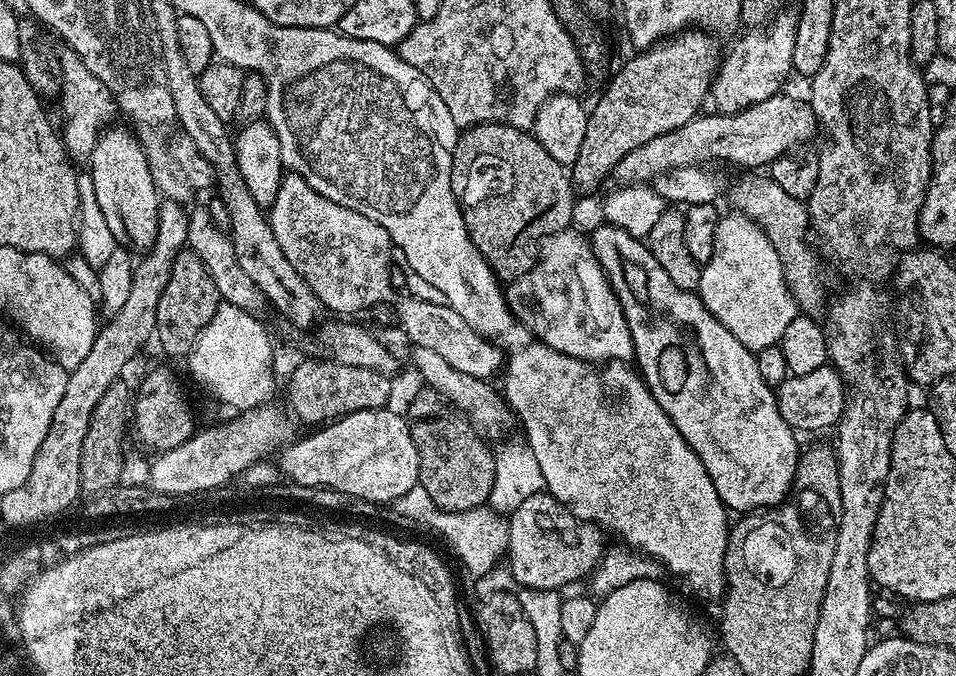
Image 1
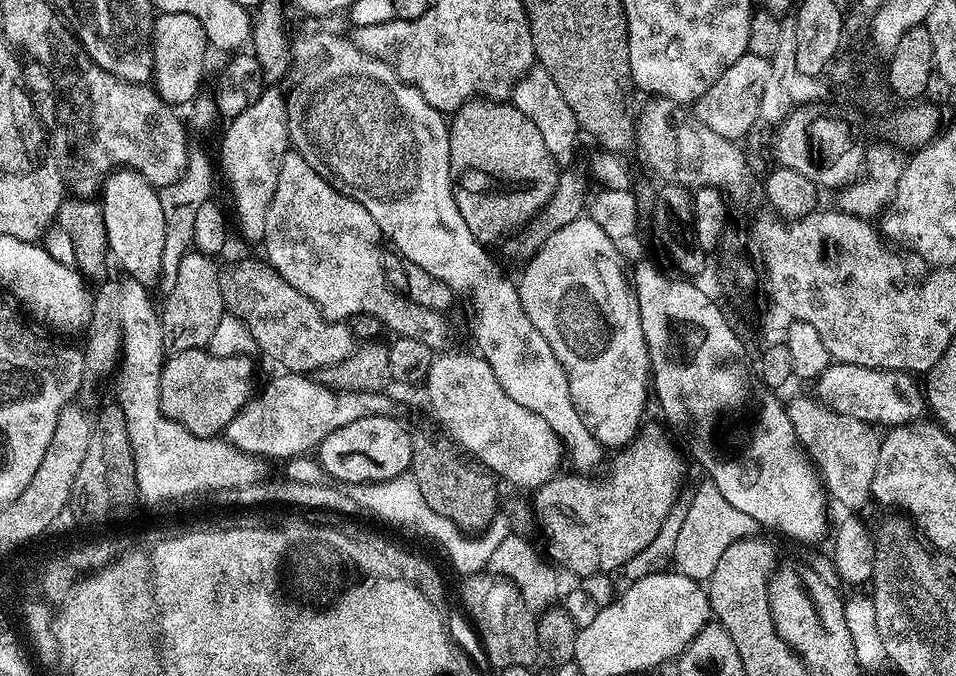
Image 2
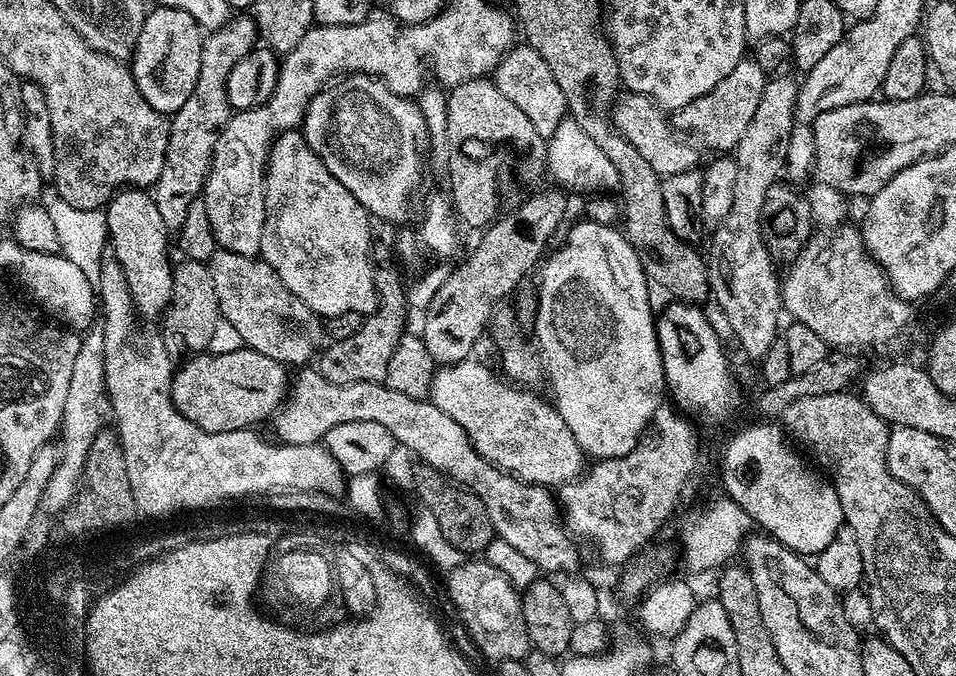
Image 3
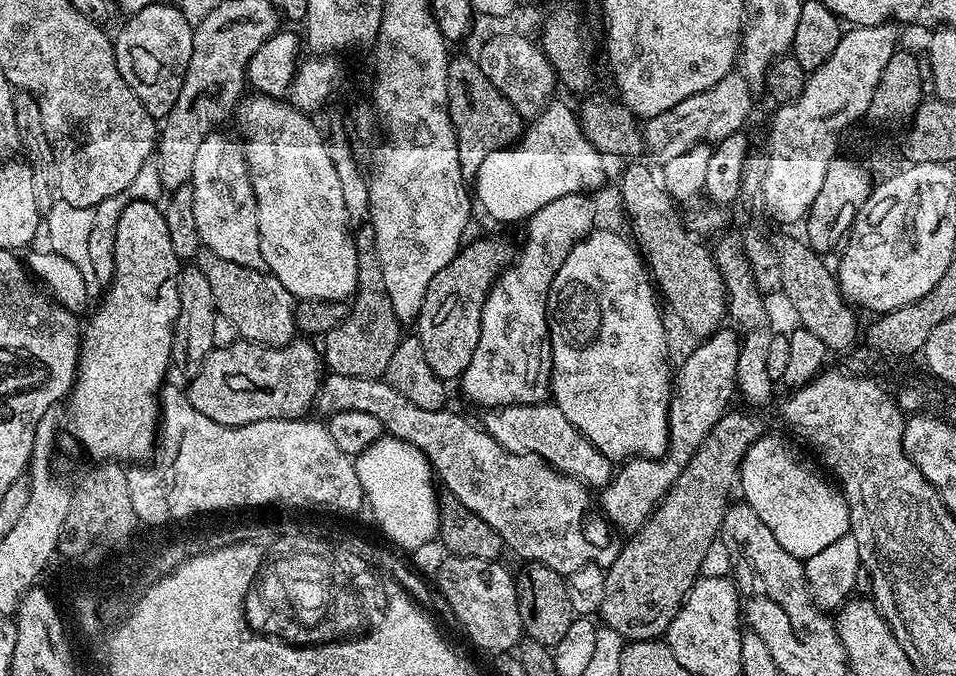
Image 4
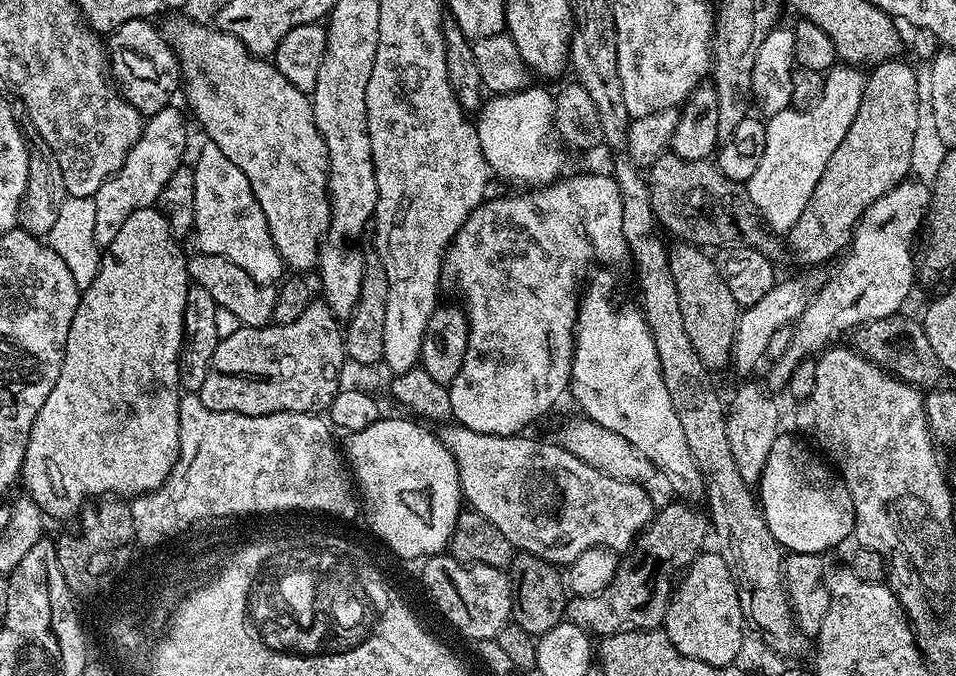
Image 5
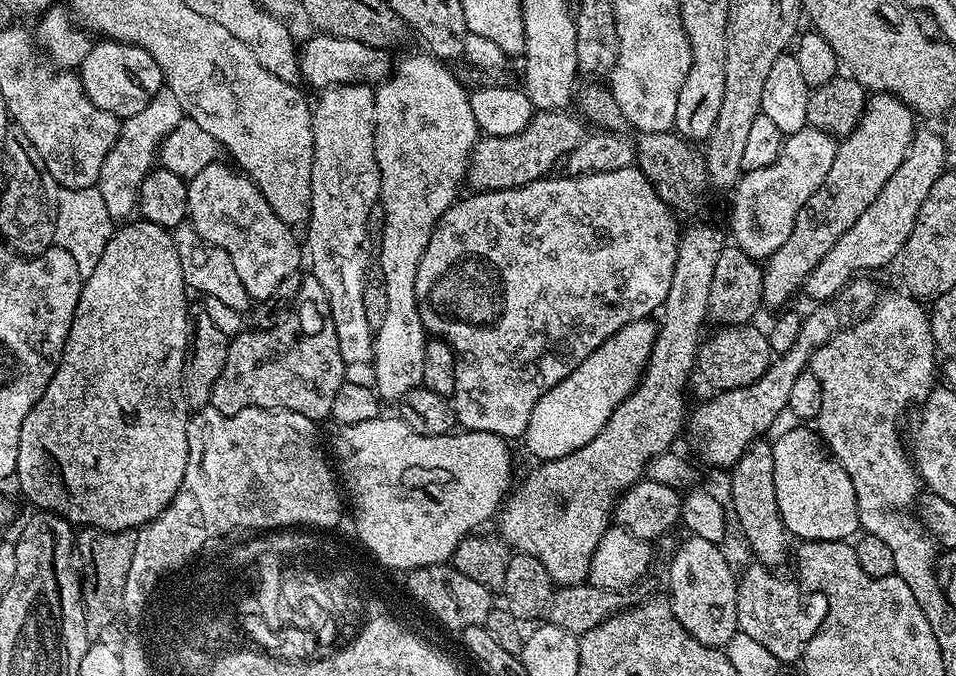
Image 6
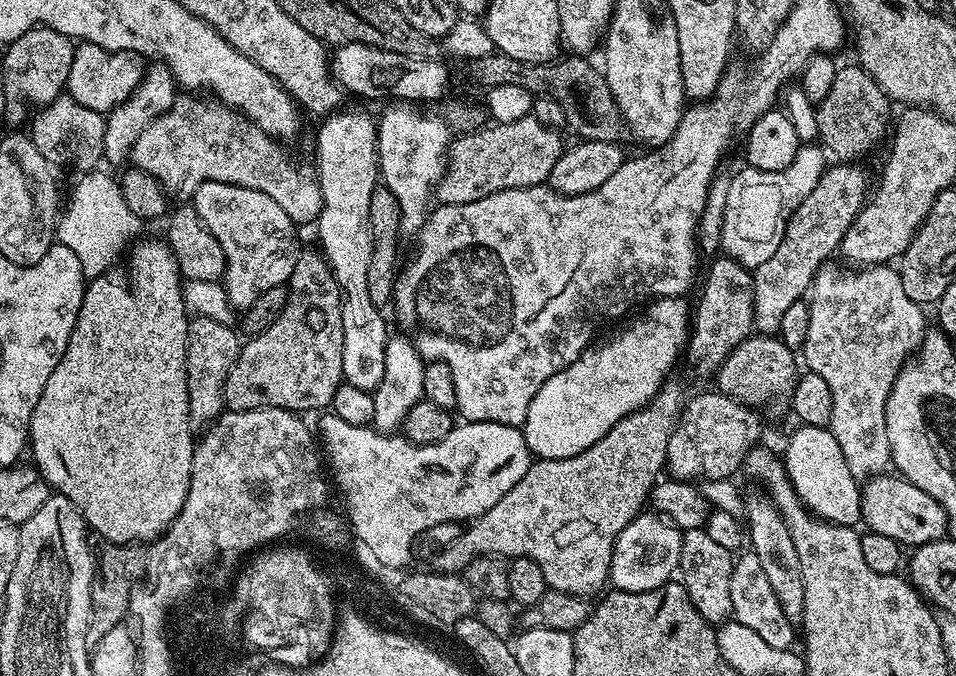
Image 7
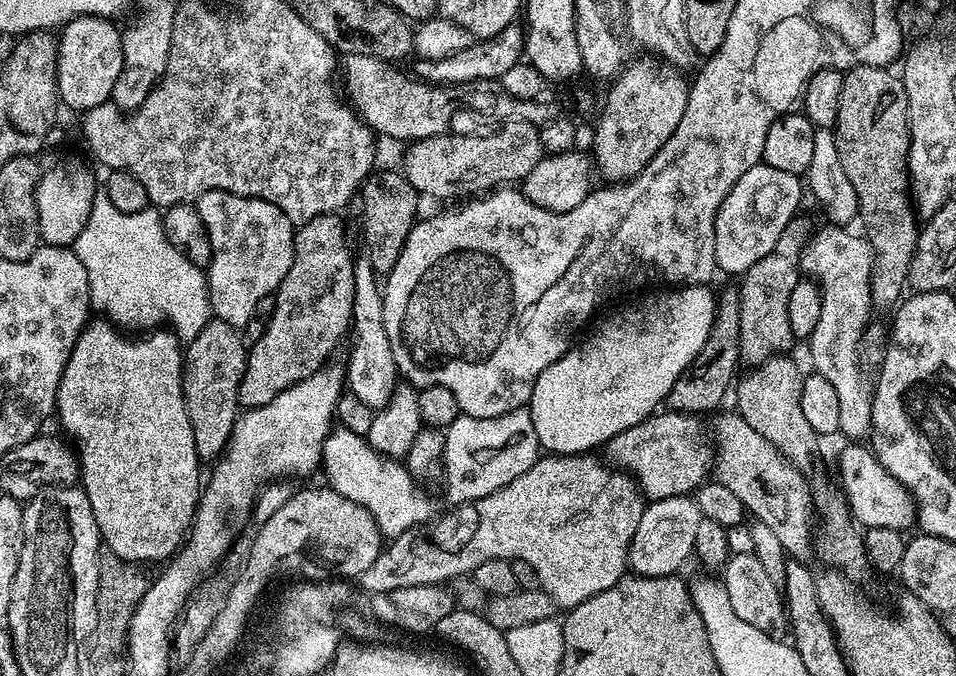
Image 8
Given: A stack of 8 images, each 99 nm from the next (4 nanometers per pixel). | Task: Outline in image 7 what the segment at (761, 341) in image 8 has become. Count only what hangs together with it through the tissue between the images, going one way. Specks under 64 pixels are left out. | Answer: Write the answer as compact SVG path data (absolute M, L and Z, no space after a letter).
M836 162L833 165L833 168L832 165L825 167L818 186L814 186L814 190L802 198L802 206L794 210L782 234L782 242L778 242L778 250L774 250L774 254L752 272L754 328L757 333L779 333L786 309L809 295L817 269L831 257L828 256L831 252L839 249L846 230L850 230L866 203L870 192L867 170L859 168L861 165L856 162Z

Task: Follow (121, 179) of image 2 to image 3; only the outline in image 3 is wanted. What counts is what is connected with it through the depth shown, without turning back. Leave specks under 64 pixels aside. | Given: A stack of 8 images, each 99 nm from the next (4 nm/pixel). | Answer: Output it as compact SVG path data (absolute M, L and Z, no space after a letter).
M132 186L121 190L108 201L108 235L110 251L125 271L128 294L137 313L144 316L165 315L172 302L172 273L174 260L168 257L170 229L164 225L162 214L155 199L147 191Z

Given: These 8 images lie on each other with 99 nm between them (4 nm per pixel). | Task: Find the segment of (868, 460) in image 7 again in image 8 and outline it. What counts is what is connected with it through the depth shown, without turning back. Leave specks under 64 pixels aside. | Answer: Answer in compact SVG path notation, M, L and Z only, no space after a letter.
M827 226L811 233L800 255L800 270L805 277L816 281L822 298L822 312L818 318L818 326L814 326L806 347L812 351L811 367L822 378L830 381L834 391L838 393L838 422L840 432L848 435L852 442L860 442L872 431L872 389L873 377L860 372L860 343L864 340L864 327L874 314L871 298L870 278L872 277L872 245L863 235L851 236L844 226Z

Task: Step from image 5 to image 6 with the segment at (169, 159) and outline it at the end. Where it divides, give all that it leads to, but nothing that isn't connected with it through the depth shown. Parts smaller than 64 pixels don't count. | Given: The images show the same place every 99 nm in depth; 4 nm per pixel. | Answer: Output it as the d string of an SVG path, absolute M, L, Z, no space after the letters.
M165 86L158 94L154 94L154 98L150 98L150 102L143 110L138 110L138 114L127 117L121 123L120 137L116 139L110 154L106 156L98 185L100 191L104 193L106 208L112 215L113 221L127 221L137 211L137 200L142 182L157 163L163 140L183 119L185 114L180 109L178 98L174 98L172 89Z

